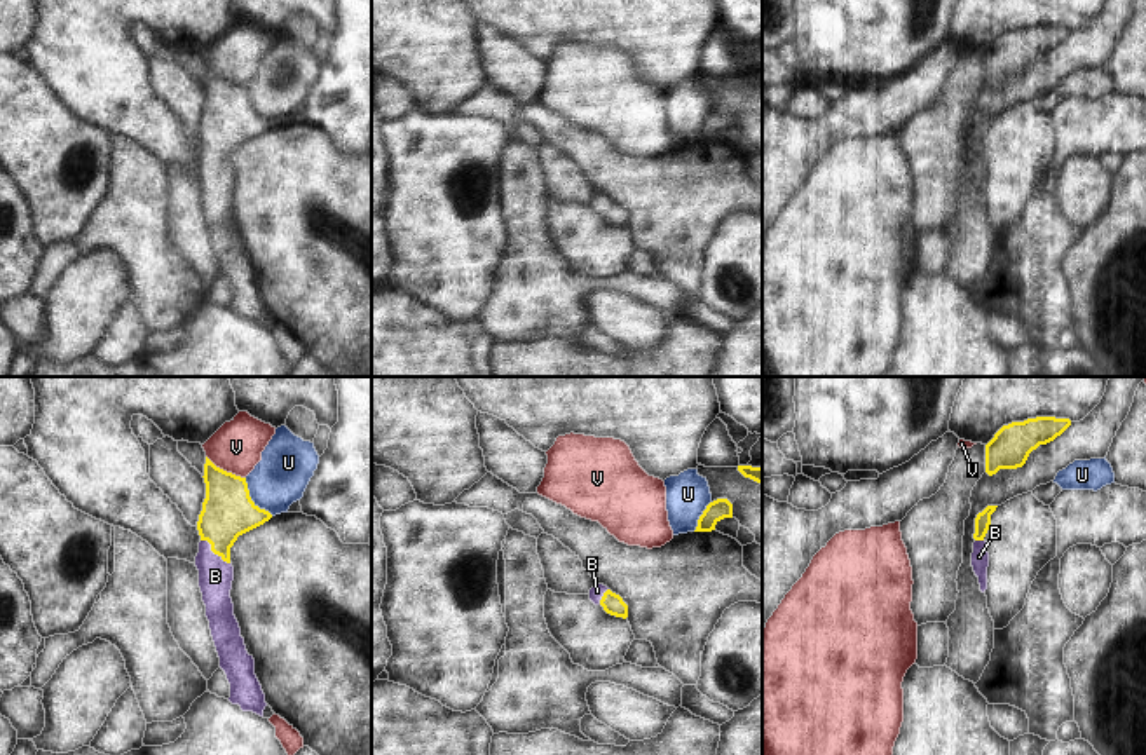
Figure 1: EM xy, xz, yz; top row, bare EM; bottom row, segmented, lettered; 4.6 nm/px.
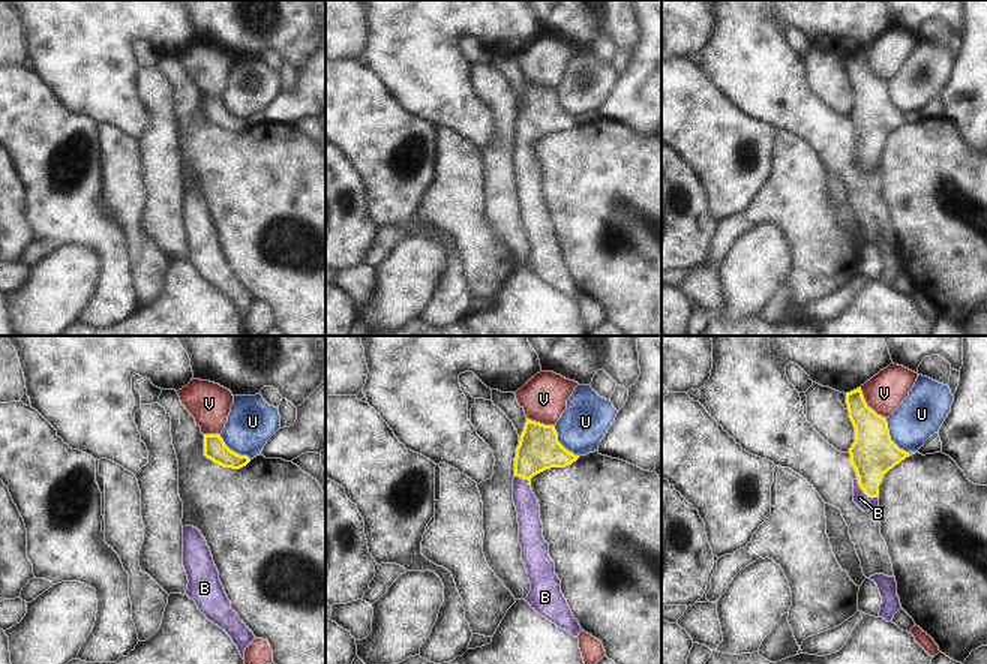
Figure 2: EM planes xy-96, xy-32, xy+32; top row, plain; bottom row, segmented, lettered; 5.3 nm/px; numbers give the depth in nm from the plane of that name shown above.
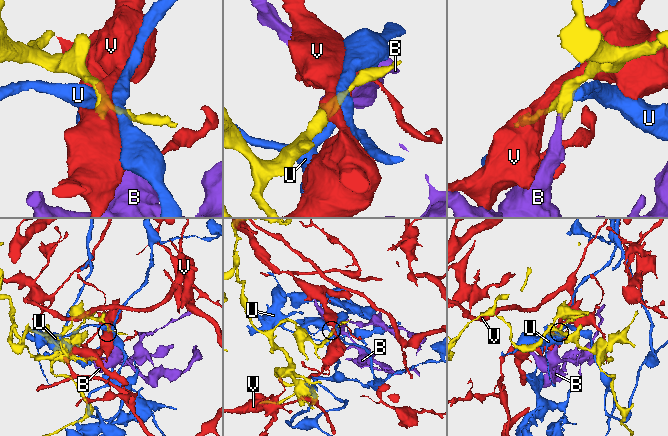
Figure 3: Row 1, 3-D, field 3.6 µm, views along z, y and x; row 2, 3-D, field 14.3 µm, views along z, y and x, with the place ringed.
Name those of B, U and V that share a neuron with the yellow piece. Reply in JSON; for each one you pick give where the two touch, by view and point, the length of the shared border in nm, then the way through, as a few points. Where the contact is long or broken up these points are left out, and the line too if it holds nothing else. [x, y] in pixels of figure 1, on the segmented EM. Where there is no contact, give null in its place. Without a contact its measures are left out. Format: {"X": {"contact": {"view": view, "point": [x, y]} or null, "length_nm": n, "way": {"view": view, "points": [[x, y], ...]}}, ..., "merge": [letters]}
{"B": {"contact": {"view": "xy", "point": [213, 551]}, "length_nm": 180, "way": {"view": "xy", "points": [[227, 511], [218, 525], [213, 551], [215, 576]]}}, "merge": ["B"]}

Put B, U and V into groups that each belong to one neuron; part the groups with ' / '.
B / U / V

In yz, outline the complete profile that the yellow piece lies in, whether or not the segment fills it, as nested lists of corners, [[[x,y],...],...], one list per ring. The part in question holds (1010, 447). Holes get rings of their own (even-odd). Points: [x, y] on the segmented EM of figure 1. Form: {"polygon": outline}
{"polygon": [[[1036,417],[1003,425],[986,445],[986,473],[1022,467],[1033,450],[1061,436],[1071,425],[1069,418]]]}

